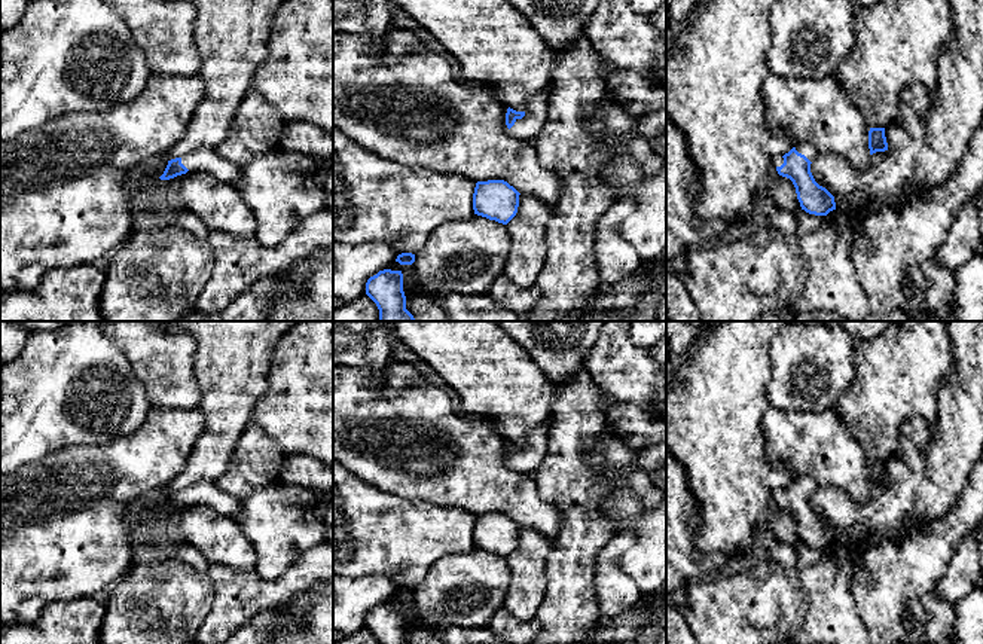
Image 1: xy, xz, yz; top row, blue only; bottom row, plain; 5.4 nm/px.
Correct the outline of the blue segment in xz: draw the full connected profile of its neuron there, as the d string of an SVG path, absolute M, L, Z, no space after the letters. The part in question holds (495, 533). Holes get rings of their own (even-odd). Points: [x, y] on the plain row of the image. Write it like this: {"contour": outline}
{"contour": "M504 513L477 515L473 527L474 547L507 558L518 546L519 528Z"}

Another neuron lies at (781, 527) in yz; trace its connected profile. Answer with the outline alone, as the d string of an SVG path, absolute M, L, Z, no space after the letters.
M782 509L767 522L763 521L758 529L764 529L779 544L797 547L802 543L793 515Z

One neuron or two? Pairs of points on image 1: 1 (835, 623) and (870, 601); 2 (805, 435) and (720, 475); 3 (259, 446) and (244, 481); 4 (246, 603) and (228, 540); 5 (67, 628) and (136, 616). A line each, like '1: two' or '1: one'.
1: two
2: two
3: one
4: two
5: two

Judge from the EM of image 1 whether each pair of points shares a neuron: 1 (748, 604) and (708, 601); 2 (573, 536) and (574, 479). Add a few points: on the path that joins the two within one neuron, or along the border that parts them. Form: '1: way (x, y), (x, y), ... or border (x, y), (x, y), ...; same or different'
1: way (738, 604), (719, 604); same
2: way (573, 522), (570, 501), (574, 493); same

